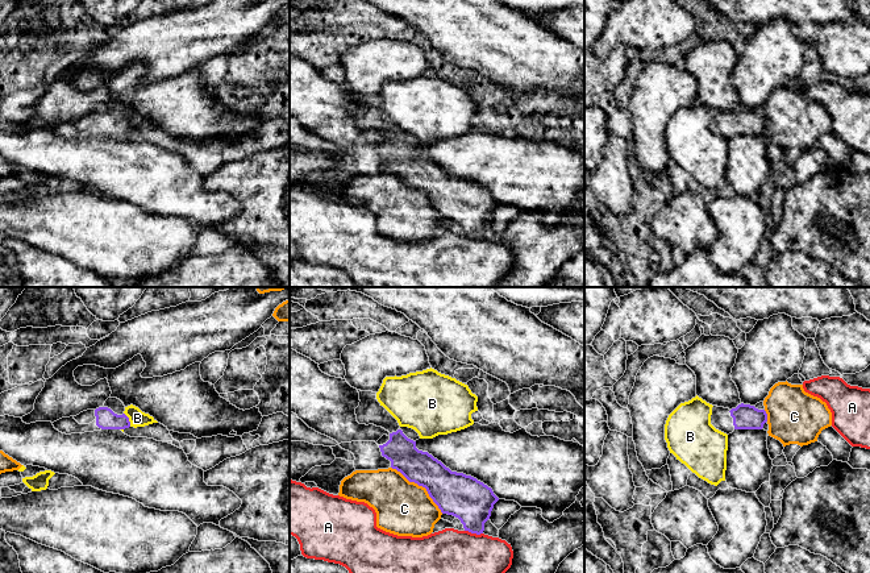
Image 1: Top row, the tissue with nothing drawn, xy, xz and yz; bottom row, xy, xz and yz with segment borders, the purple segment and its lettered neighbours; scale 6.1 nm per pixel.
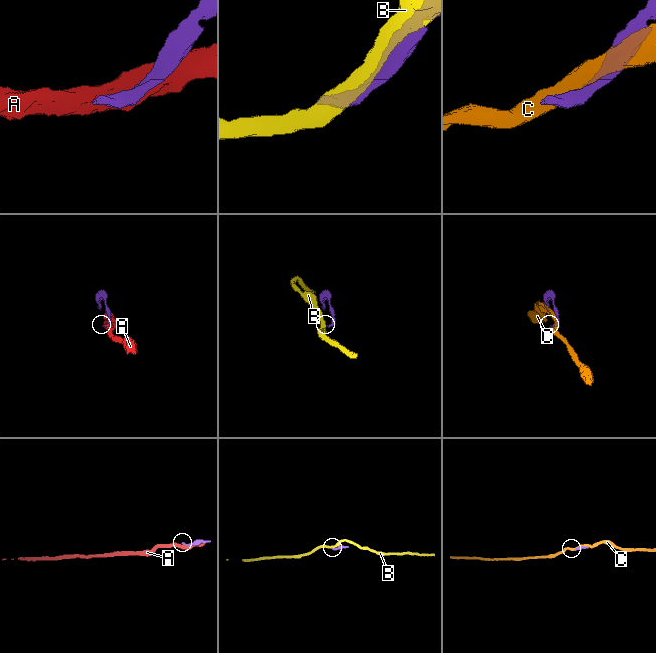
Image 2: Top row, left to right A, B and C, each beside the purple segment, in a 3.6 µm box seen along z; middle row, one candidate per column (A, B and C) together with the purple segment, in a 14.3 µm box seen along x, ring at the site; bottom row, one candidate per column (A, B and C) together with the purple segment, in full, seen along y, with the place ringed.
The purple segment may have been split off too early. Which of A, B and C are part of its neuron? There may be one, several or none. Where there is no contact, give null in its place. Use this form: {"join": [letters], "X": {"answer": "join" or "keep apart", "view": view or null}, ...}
{"join": [], "A": {"answer": "keep apart", "view": "xz"}, "B": {"answer": "keep apart", "view": "xy"}, "C": {"answer": "keep apart", "view": "xz"}}

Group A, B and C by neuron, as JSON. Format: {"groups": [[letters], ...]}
{"groups": [["A"], ["B"], ["C"]]}

